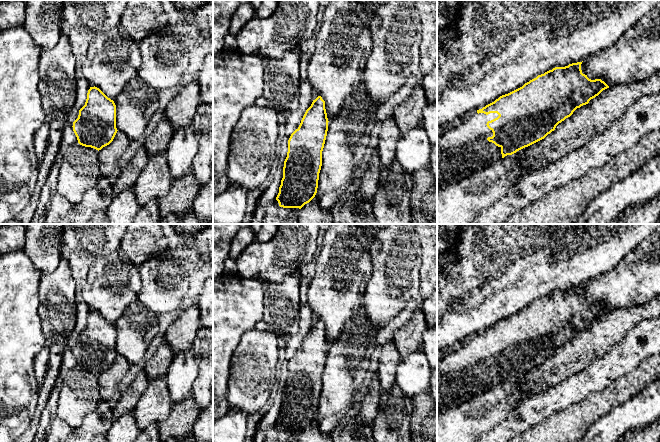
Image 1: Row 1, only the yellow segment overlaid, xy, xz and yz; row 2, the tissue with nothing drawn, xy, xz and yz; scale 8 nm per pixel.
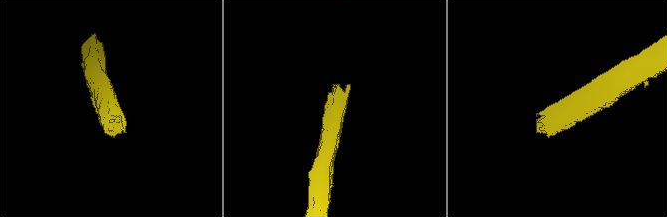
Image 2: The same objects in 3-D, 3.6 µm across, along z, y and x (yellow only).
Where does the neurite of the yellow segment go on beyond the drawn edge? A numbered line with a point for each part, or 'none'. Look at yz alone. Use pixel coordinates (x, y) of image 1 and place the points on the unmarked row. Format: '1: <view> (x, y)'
1: yz (463, 373)

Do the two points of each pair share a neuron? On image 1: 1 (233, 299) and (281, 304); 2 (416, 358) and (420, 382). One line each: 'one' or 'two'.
1: two
2: one

